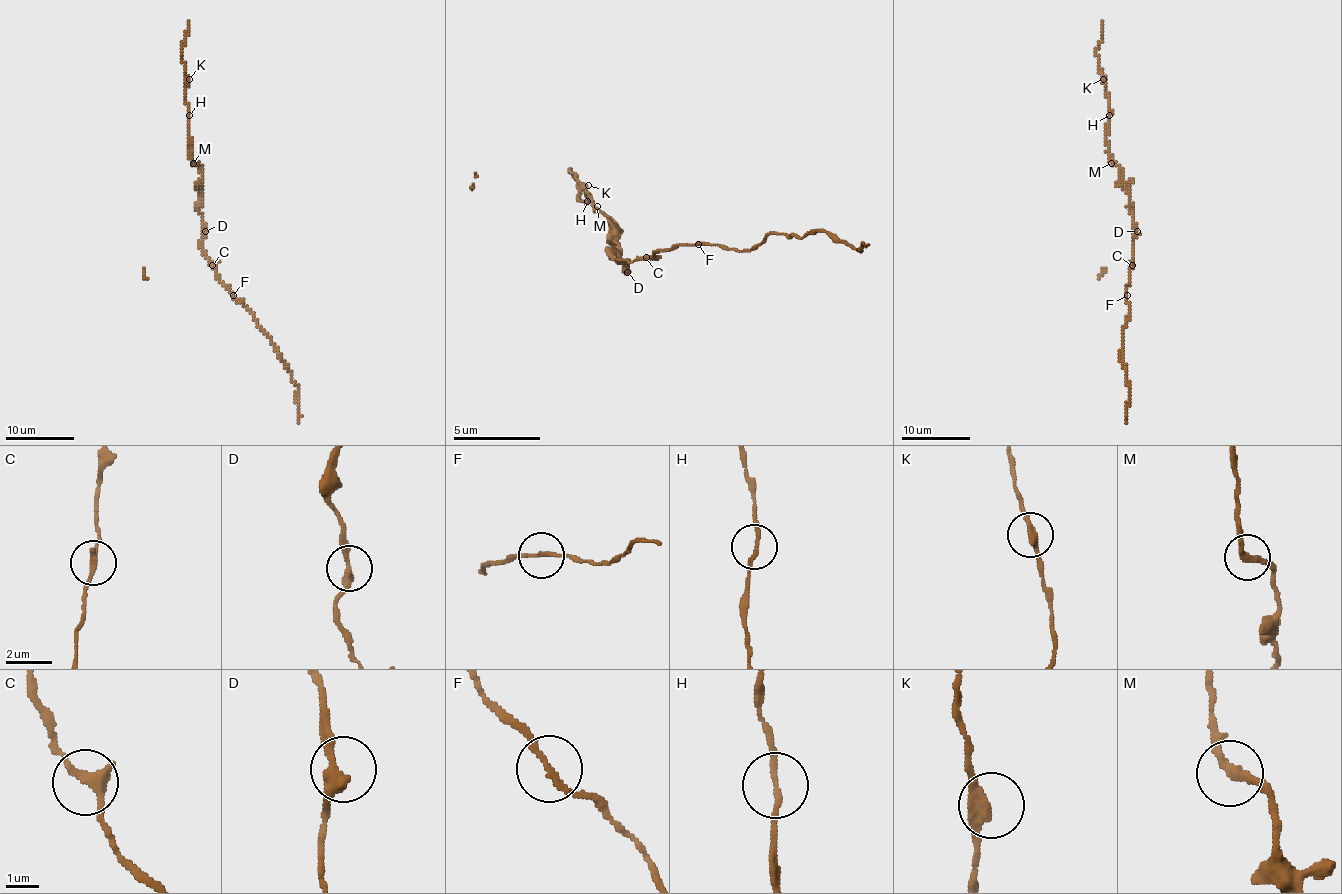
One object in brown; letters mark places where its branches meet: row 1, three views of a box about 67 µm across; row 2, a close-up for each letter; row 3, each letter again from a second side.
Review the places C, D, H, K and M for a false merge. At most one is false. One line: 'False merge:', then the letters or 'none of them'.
False merge: none of them

